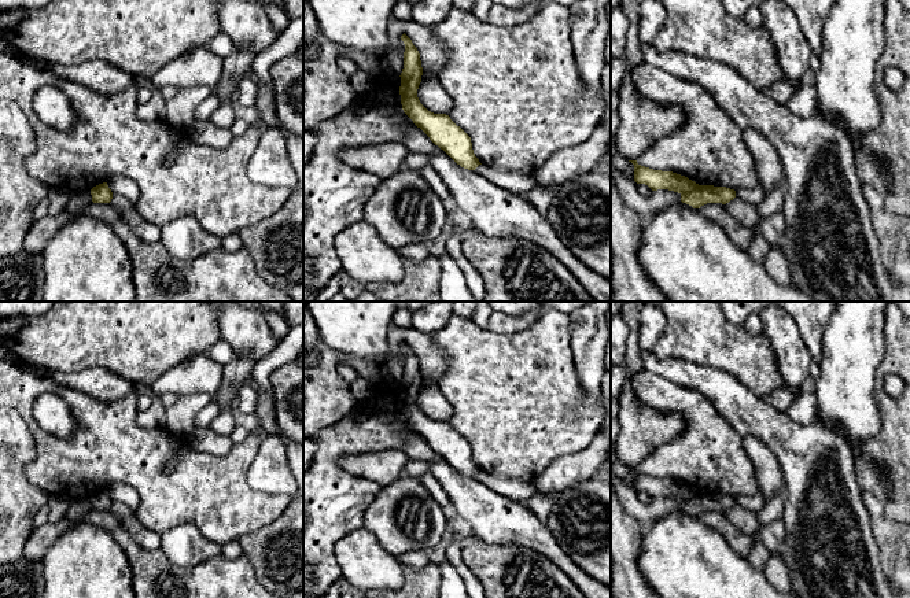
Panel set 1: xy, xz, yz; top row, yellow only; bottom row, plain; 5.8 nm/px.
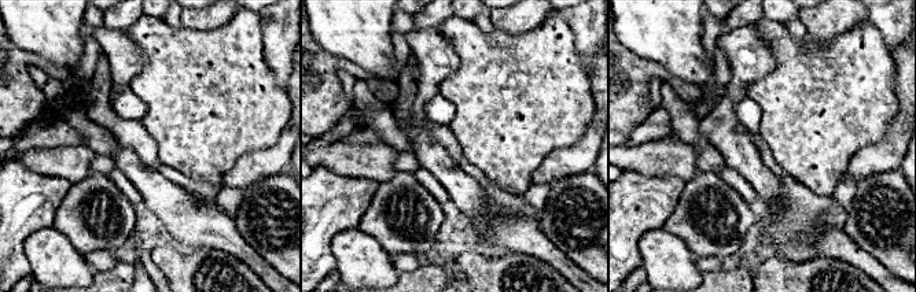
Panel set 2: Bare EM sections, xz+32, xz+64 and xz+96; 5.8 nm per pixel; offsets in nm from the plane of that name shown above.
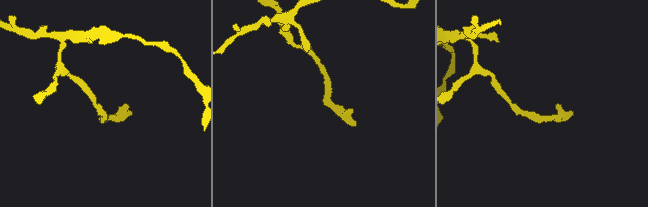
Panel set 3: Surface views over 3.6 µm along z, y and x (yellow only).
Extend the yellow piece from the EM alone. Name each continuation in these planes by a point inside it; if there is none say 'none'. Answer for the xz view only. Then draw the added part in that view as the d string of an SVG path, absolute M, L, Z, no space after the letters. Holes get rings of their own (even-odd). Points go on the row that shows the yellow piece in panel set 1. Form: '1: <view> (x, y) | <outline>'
none

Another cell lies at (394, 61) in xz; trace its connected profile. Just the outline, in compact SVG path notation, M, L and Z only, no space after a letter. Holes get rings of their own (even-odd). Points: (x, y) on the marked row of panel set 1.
M399 40L398 47L394 52L390 52L384 58L384 67L394 75L401 75L404 69L404 52L405 44Z

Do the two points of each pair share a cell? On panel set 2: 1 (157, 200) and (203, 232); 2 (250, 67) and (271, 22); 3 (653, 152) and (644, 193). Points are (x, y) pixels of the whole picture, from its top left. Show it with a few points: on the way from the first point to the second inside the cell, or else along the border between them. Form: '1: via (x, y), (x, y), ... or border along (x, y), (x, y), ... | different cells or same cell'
1: via (168, 200), (192, 224) | same cell
2: border along (257, 14), (261, 22), (264, 58), (271, 69) | different cells
3: border along (622, 169), (643, 176), (679, 178) | different cells

